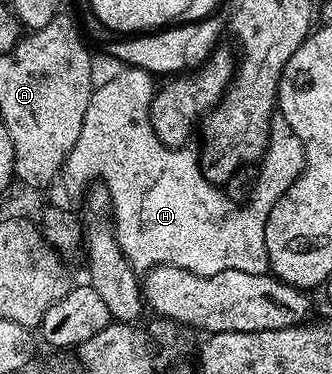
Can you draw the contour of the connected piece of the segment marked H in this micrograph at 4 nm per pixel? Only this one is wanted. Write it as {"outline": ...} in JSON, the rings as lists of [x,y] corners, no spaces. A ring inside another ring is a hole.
{"outline":[[[125,67],[118,77],[94,88],[87,115],[85,132],[75,143],[63,170],[65,189],[69,193],[84,190],[98,177],[103,189],[109,193],[111,220],[117,242],[134,269],[148,271],[157,265],[183,267],[195,275],[216,275],[221,271],[245,271],[248,274],[268,274],[269,252],[265,246],[265,228],[271,215],[271,207],[279,203],[282,195],[299,179],[305,169],[305,145],[296,129],[287,123],[275,123],[269,129],[269,143],[259,162],[261,170],[257,182],[249,193],[246,205],[236,205],[224,197],[222,190],[212,185],[201,173],[199,157],[192,148],[168,149],[155,135],[149,118],[151,99],[155,92],[154,74],[147,70]]]}

